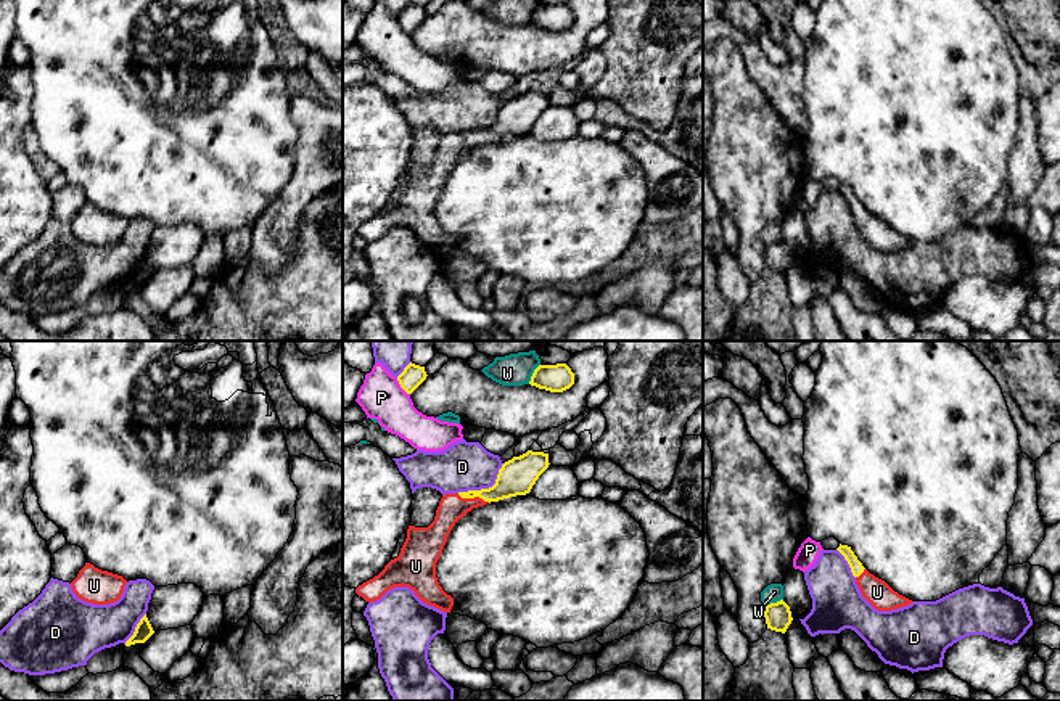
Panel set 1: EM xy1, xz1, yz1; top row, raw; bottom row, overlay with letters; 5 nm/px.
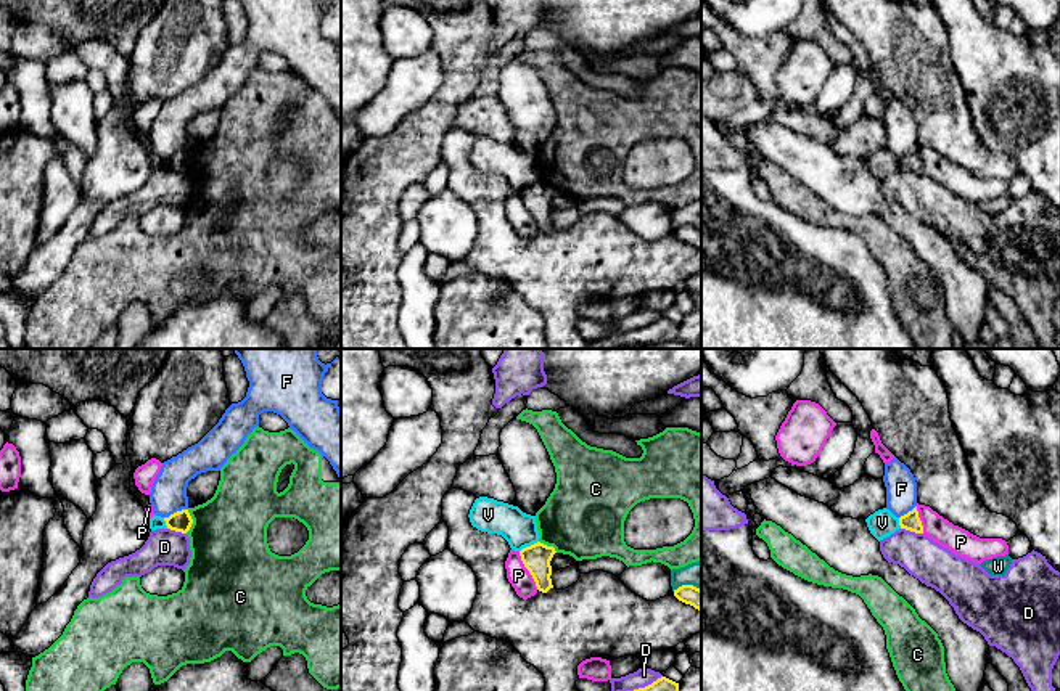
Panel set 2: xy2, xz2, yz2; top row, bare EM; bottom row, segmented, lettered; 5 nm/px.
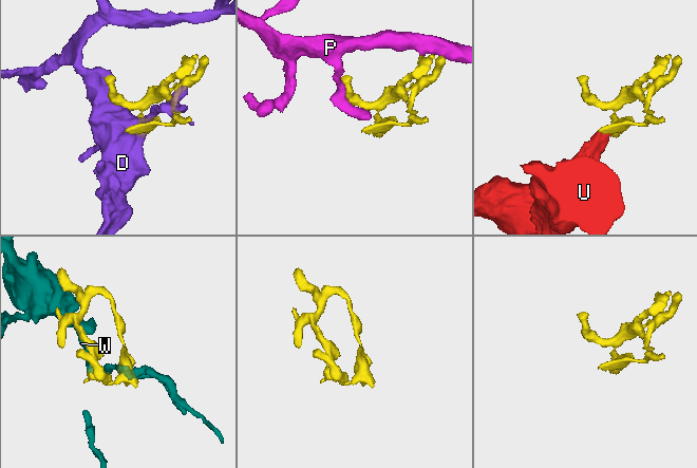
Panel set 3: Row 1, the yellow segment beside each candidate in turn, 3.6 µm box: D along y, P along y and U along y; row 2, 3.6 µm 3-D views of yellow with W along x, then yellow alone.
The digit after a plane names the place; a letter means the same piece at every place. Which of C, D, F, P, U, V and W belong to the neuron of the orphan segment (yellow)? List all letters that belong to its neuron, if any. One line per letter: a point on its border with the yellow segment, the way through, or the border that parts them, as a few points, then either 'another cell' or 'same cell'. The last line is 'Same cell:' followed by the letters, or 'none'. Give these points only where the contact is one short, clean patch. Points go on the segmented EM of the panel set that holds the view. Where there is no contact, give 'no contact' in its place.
C: contact xy2 (192, 521); another cell
D: contact xz1 (484, 489); another cell
F: contact xy2 (177, 511); another cell
P: contact xz2 (528, 569); another cell
U: contact xz1 (473, 497); way xz1 (517, 476), (494, 494), (473, 497), (452, 507); same cell
V: contact xz2 (528, 547); border xz2 (538, 540), (520, 551); another cell
W: contact xz1 (533, 373); another cell
Same cell: U

